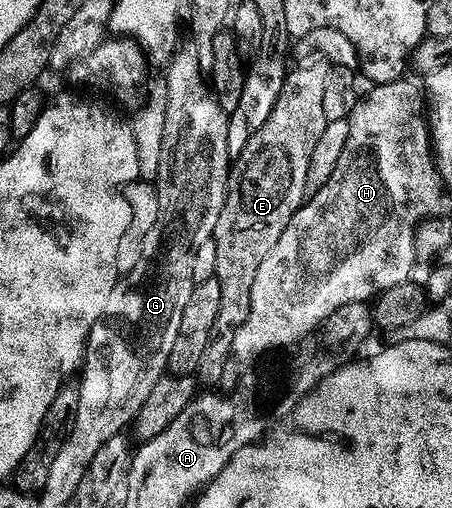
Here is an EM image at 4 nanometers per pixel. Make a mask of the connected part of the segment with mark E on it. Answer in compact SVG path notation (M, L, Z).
M321 61L310 62L314 63L308 64L307 67L298 67L295 71L294 68L287 70L284 89L280 89L280 97L276 97L276 105L272 105L272 113L268 113L268 121L264 121L264 125L260 125L260 129L256 129L252 141L248 141L248 145L244 145L244 149L233 160L230 168L230 183L226 187L224 209L220 213L220 221L216 221L216 229L214 230L214 238L212 240L216 245L214 278L220 281L220 313L216 313L216 321L210 330L210 344L204 349L202 363L196 372L197 378L201 382L203 379L206 383L216 383L216 385L222 383L222 374L226 368L226 362L230 359L232 340L236 337L236 333L239 332L240 325L244 325L244 321L248 321L248 309L252 305L252 281L256 278L256 272L259 271L264 257L268 257L268 253L272 253L272 245L276 245L276 241L280 241L280 233L284 233L284 229L288 225L290 218L297 213L298 208L302 206L304 200L307 198L306 182L308 181L308 165L312 162L312 149L316 149L316 141L320 141L320 133L324 133L324 125L326 124L326 118L324 117L324 84L331 69L331 64Z

